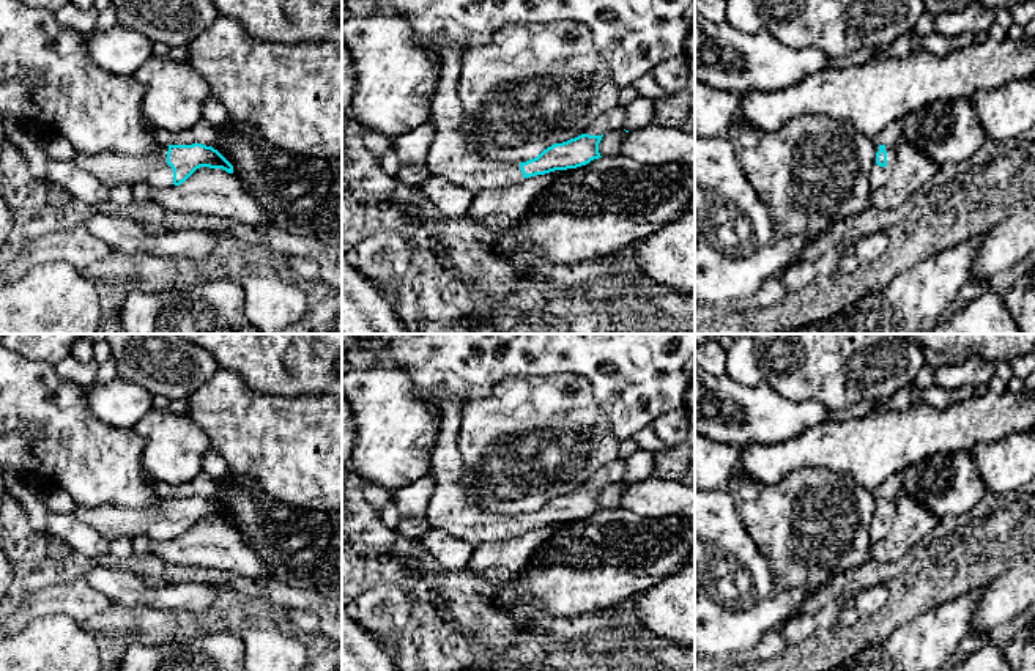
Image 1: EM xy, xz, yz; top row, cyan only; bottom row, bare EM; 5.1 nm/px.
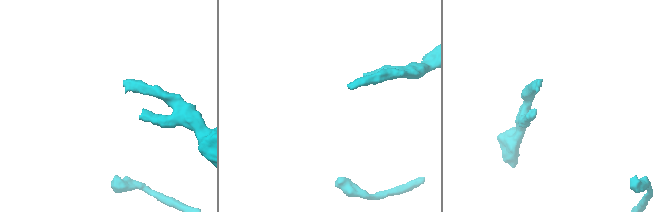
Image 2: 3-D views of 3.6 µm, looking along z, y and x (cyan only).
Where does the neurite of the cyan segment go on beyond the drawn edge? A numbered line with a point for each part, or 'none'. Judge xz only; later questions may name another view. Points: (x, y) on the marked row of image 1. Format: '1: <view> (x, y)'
1: xz (449, 158)

